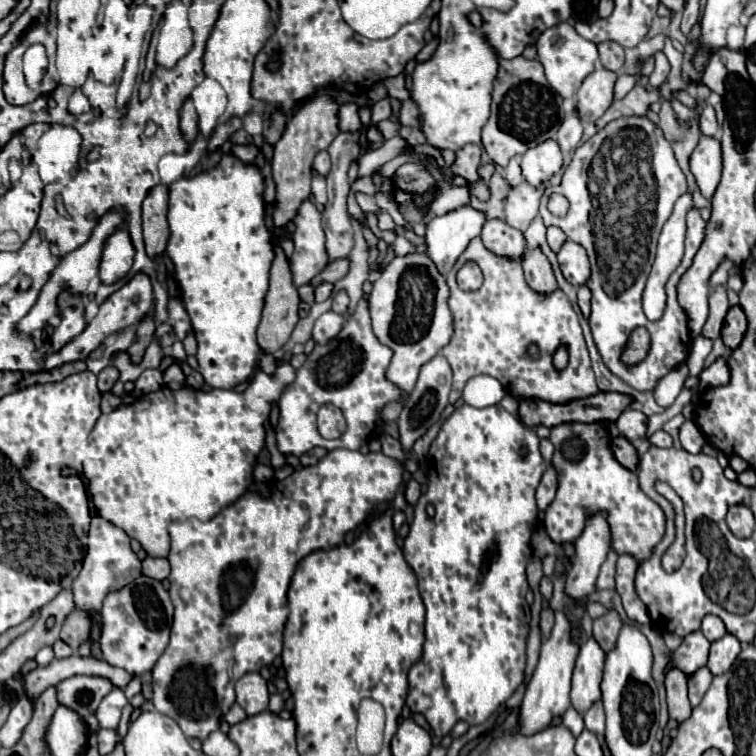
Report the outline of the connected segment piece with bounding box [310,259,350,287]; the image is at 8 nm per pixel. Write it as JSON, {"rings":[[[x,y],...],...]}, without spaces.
{"rings":[[[338,259],[338,261],[332,261],[332,263],[328,263],[328,267],[318,275],[318,277],[314,277],[314,281],[310,283],[310,285],[320,285],[320,283],[324,283],[324,281],[330,281],[330,283],[336,283],[336,281],[340,281],[346,273],[348,273],[348,267],[350,267],[350,261],[348,259]]]}

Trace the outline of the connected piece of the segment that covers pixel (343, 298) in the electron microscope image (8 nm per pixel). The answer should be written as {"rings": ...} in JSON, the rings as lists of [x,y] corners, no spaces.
{"rings":[[[338,291],[338,293],[334,295],[332,311],[334,311],[334,313],[342,313],[342,315],[346,315],[346,311],[348,311],[348,295],[346,295],[344,291]]]}

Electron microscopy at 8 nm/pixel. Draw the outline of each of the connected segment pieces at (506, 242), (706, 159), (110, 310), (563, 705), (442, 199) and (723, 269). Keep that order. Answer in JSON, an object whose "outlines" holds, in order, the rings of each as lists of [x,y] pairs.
{"outlines":[[[[488,219],[480,233],[484,247],[498,257],[522,259],[526,253],[526,239],[520,229],[510,227],[502,219]]],[[[702,135],[698,147],[690,155],[690,171],[698,183],[700,193],[706,199],[710,199],[720,183],[720,171],[722,171],[720,141]]],[[[136,273],[122,289],[118,289],[116,293],[112,293],[102,305],[100,305],[100,311],[98,315],[86,325],[86,329],[74,337],[74,341],[70,341],[68,345],[64,345],[60,351],[56,353],[50,353],[44,361],[44,369],[54,369],[54,367],[60,367],[64,363],[70,363],[70,361],[78,361],[78,359],[86,359],[90,355],[90,351],[94,351],[108,335],[128,327],[128,325],[134,325],[138,323],[150,309],[152,309],[152,301],[154,301],[154,293],[152,293],[152,285],[150,285],[150,277],[146,273]]],[[[556,611],[556,623],[552,629],[550,639],[542,643],[540,649],[540,661],[536,665],[536,671],[526,687],[522,705],[520,705],[520,717],[518,717],[518,729],[522,735],[538,733],[546,729],[554,717],[564,715],[564,711],[570,707],[570,679],[574,661],[578,655],[578,645],[570,641],[570,623],[562,611]]],[[[444,187],[436,199],[430,203],[428,211],[432,215],[444,215],[444,213],[450,213],[454,209],[460,209],[460,207],[466,207],[470,203],[470,193],[466,187]]],[[[724,261],[724,263],[716,269],[716,273],[710,277],[710,285],[712,285],[712,287],[718,287],[718,285],[724,285],[724,287],[726,287],[730,269],[732,269],[732,263],[730,263],[730,261]]]]}

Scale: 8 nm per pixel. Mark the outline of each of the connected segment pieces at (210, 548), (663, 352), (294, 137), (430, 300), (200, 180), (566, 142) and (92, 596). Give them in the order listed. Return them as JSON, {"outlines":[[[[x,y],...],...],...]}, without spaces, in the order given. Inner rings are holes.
{"outlines":[[[[334,449],[334,451],[330,451],[320,463],[316,463],[316,465],[312,465],[312,467],[304,467],[304,469],[300,469],[300,471],[294,471],[290,477],[286,477],[284,481],[278,481],[276,483],[276,487],[274,487],[274,493],[272,493],[272,497],[268,497],[268,499],[262,499],[256,491],[250,491],[250,493],[246,493],[244,497],[240,497],[236,503],[232,503],[230,507],[226,507],[224,511],[220,511],[214,519],[210,519],[208,523],[202,523],[202,521],[198,521],[198,519],[186,519],[186,521],[182,521],[182,523],[172,523],[170,527],[168,527],[168,533],[170,533],[170,539],[172,539],[172,551],[170,551],[170,555],[168,555],[168,561],[170,561],[170,565],[172,565],[172,573],[170,573],[170,577],[168,577],[168,581],[170,581],[170,599],[172,599],[172,603],[174,603],[174,623],[172,623],[172,633],[170,633],[170,643],[168,643],[168,649],[164,649],[164,653],[160,655],[160,659],[156,661],[156,665],[154,665],[154,673],[152,673],[152,689],[154,689],[154,697],[152,697],[152,703],[154,703],[154,707],[156,707],[156,711],[158,713],[162,713],[162,715],[166,715],[166,717],[170,717],[170,719],[174,719],[178,725],[180,725],[180,729],[184,731],[184,735],[186,737],[196,737],[196,739],[200,739],[200,741],[204,741],[212,731],[216,731],[218,727],[220,727],[220,721],[222,721],[222,717],[228,713],[228,709],[230,709],[230,705],[234,703],[234,683],[244,675],[244,673],[250,673],[250,671],[260,671],[264,665],[270,665],[278,655],[280,655],[280,651],[282,651],[282,631],[284,631],[284,623],[286,623],[286,591],[288,591],[288,585],[290,585],[290,579],[292,579],[292,575],[294,575],[294,569],[296,569],[296,565],[298,565],[298,561],[300,559],[304,559],[306,555],[310,555],[312,551],[318,551],[318,549],[332,549],[332,547],[336,547],[336,545],[340,545],[342,543],[342,535],[344,533],[348,533],[348,531],[352,531],[352,529],[356,529],[360,523],[364,523],[366,521],[366,517],[370,515],[370,511],[378,505],[378,503],[384,503],[384,501],[392,501],[394,499],[394,495],[396,495],[396,491],[398,491],[398,485],[402,483],[402,465],[398,463],[398,461],[394,461],[392,457],[386,457],[384,453],[368,453],[368,455],[362,455],[360,451],[350,451],[350,449]],[[232,655],[234,655],[234,667],[232,667],[232,681],[230,681],[230,677],[228,677],[228,663],[230,663],[230,659],[232,659]],[[210,683],[212,683],[212,691],[214,691],[214,707],[210,707]]],[[[620,117],[576,149],[572,163],[562,175],[560,187],[548,187],[540,203],[544,225],[560,227],[570,241],[586,249],[592,263],[592,277],[590,283],[586,283],[592,291],[590,327],[598,353],[614,375],[622,377],[622,381],[638,391],[654,389],[668,371],[684,363],[692,341],[686,313],[676,301],[676,283],[692,265],[704,239],[706,221],[700,217],[698,209],[688,211],[686,253],[680,267],[666,283],[668,301],[662,319],[648,321],[642,311],[642,291],[650,275],[660,229],[670,217],[676,199],[686,193],[686,189],[686,177],[662,129],[648,117]],[[550,193],[560,193],[568,199],[570,207],[564,217],[556,217],[548,211]],[[640,325],[650,331],[650,349],[638,365],[630,367],[620,359],[620,351],[624,351],[630,333]]],[[[318,95],[304,103],[288,121],[282,139],[274,145],[272,157],[272,179],[276,183],[276,203],[274,203],[274,225],[286,227],[294,221],[298,205],[310,197],[312,179],[312,159],[318,151],[328,149],[332,139],[338,135],[338,105],[328,95]]],[[[426,253],[394,257],[374,283],[368,301],[372,329],[378,341],[394,353],[386,369],[386,379],[398,385],[402,395],[408,395],[414,389],[420,367],[430,361],[452,337],[452,313],[446,301],[446,277],[438,273]]],[[[224,155],[222,161],[212,171],[204,171],[204,173],[192,177],[192,179],[180,179],[174,185],[170,185],[170,209],[168,209],[170,241],[168,241],[168,255],[174,261],[176,281],[178,281],[180,289],[182,289],[182,303],[184,303],[188,315],[190,315],[192,329],[194,329],[194,335],[196,335],[196,341],[198,341],[198,353],[196,353],[196,359],[200,363],[198,371],[202,373],[204,381],[212,389],[234,389],[236,385],[244,383],[250,377],[250,373],[254,371],[254,365],[256,365],[256,359],[258,359],[258,353],[260,353],[260,347],[256,343],[256,327],[258,327],[258,321],[262,317],[264,295],[268,291],[268,277],[270,277],[268,273],[270,273],[270,265],[272,265],[272,259],[274,259],[272,239],[270,239],[270,233],[268,233],[268,229],[264,225],[264,199],[262,199],[262,193],[264,193],[264,179],[262,179],[258,167],[246,165],[234,155]]],[[[572,111],[572,115],[566,117],[564,123],[560,125],[560,131],[558,131],[558,139],[556,141],[558,141],[560,149],[564,153],[568,153],[568,151],[574,151],[578,147],[580,139],[582,139],[582,123],[580,123],[576,111]]],[[[92,517],[84,565],[82,565],[80,575],[72,583],[72,595],[74,595],[76,609],[80,609],[88,615],[98,613],[102,609],[102,601],[108,593],[121,589],[130,581],[136,581],[140,575],[142,575],[140,573],[140,559],[132,551],[128,535],[104,519]]]]}

